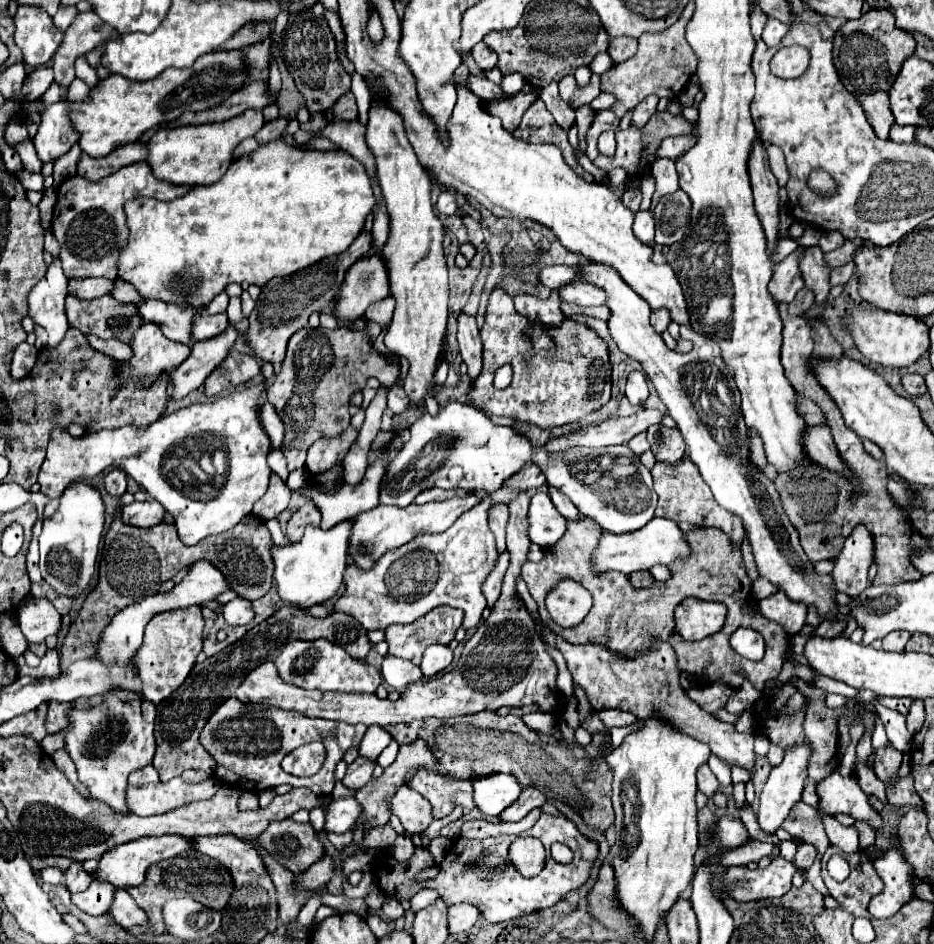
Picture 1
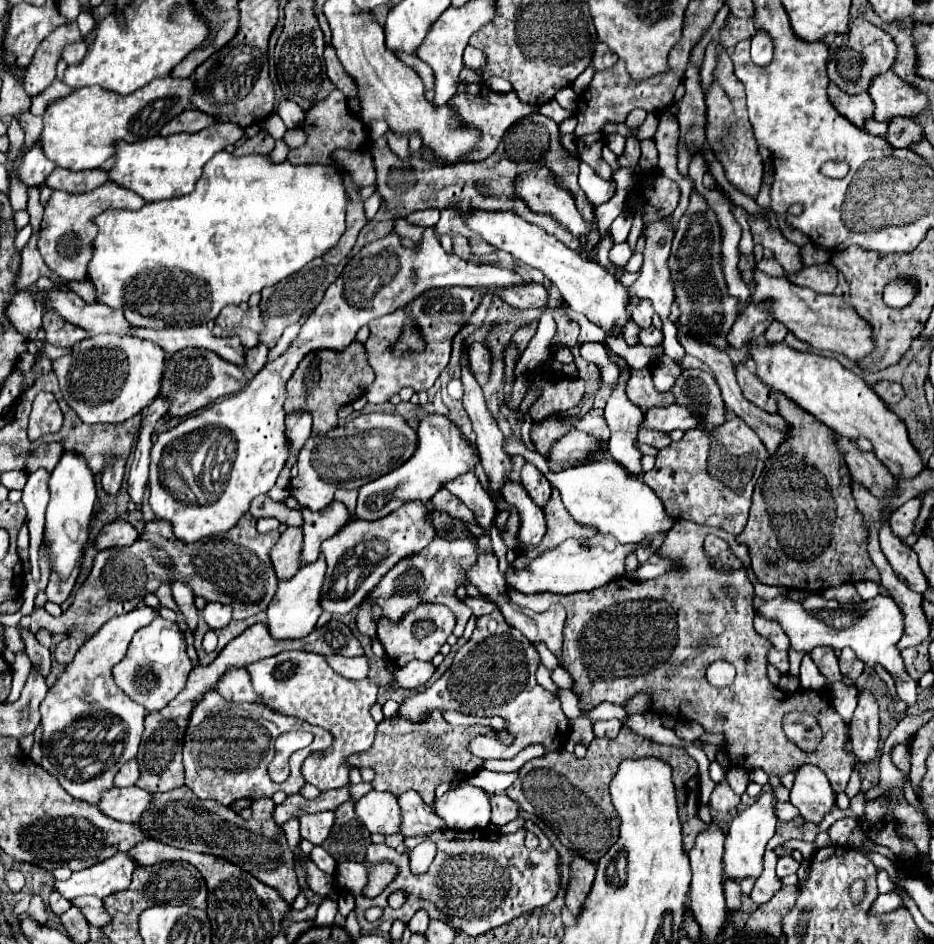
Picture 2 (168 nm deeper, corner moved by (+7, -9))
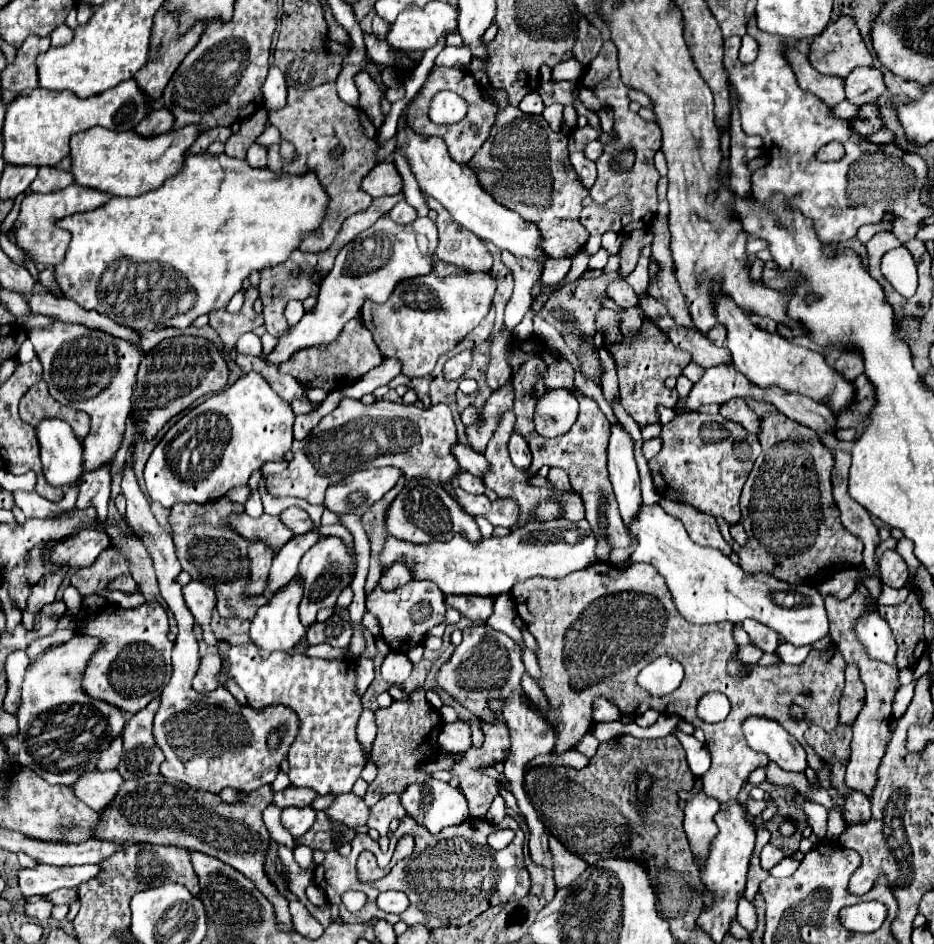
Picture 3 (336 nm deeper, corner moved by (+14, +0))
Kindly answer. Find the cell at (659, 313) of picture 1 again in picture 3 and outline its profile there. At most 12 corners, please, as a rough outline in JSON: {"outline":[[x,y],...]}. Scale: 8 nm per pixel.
{"outline":[[624,279],[610,281],[606,293],[620,307],[638,305]]}

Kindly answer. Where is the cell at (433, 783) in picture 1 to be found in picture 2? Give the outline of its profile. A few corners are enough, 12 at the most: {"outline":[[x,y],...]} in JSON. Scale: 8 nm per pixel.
{"outline":[[409,790],[399,796],[403,836],[429,836],[443,820]]}

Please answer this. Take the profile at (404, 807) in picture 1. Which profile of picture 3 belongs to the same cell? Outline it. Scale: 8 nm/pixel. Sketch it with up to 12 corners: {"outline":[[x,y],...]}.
{"outline":[[350,791],[326,809],[330,821],[366,825],[368,807]]}

